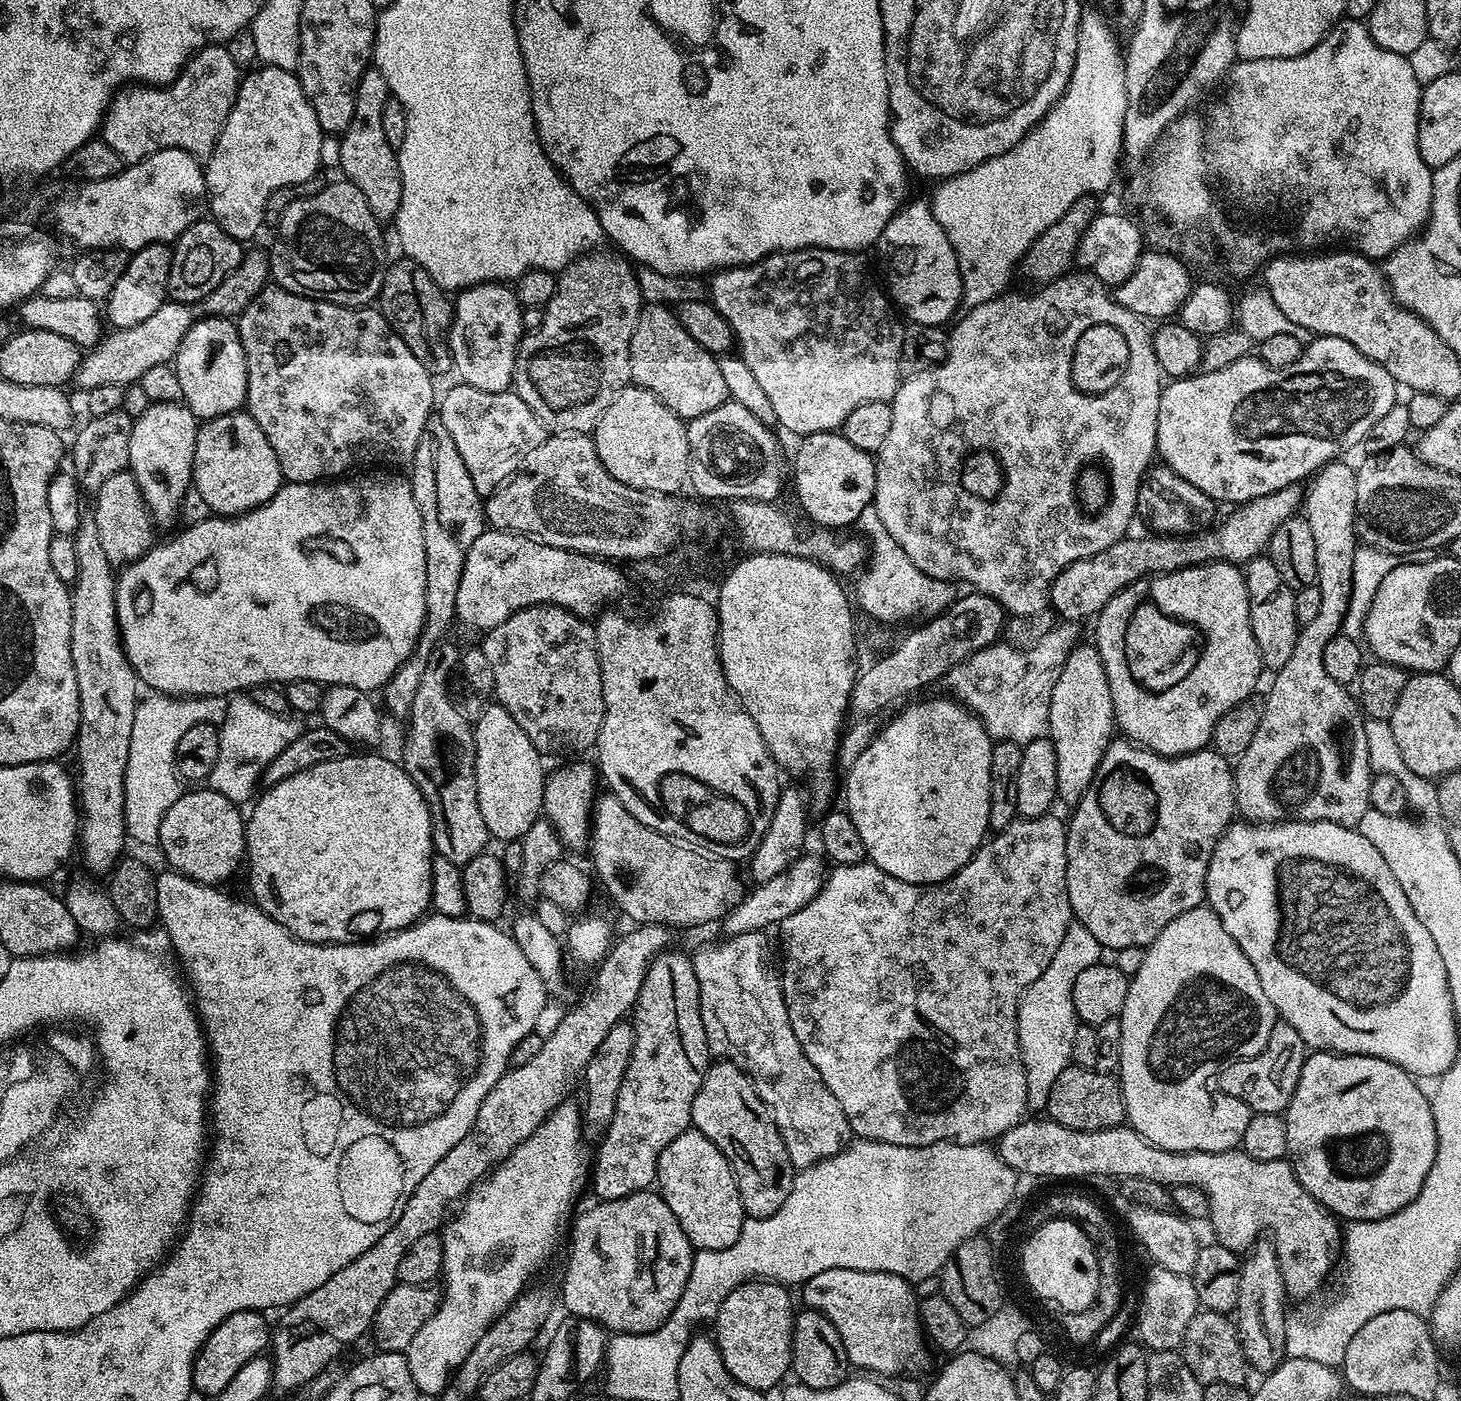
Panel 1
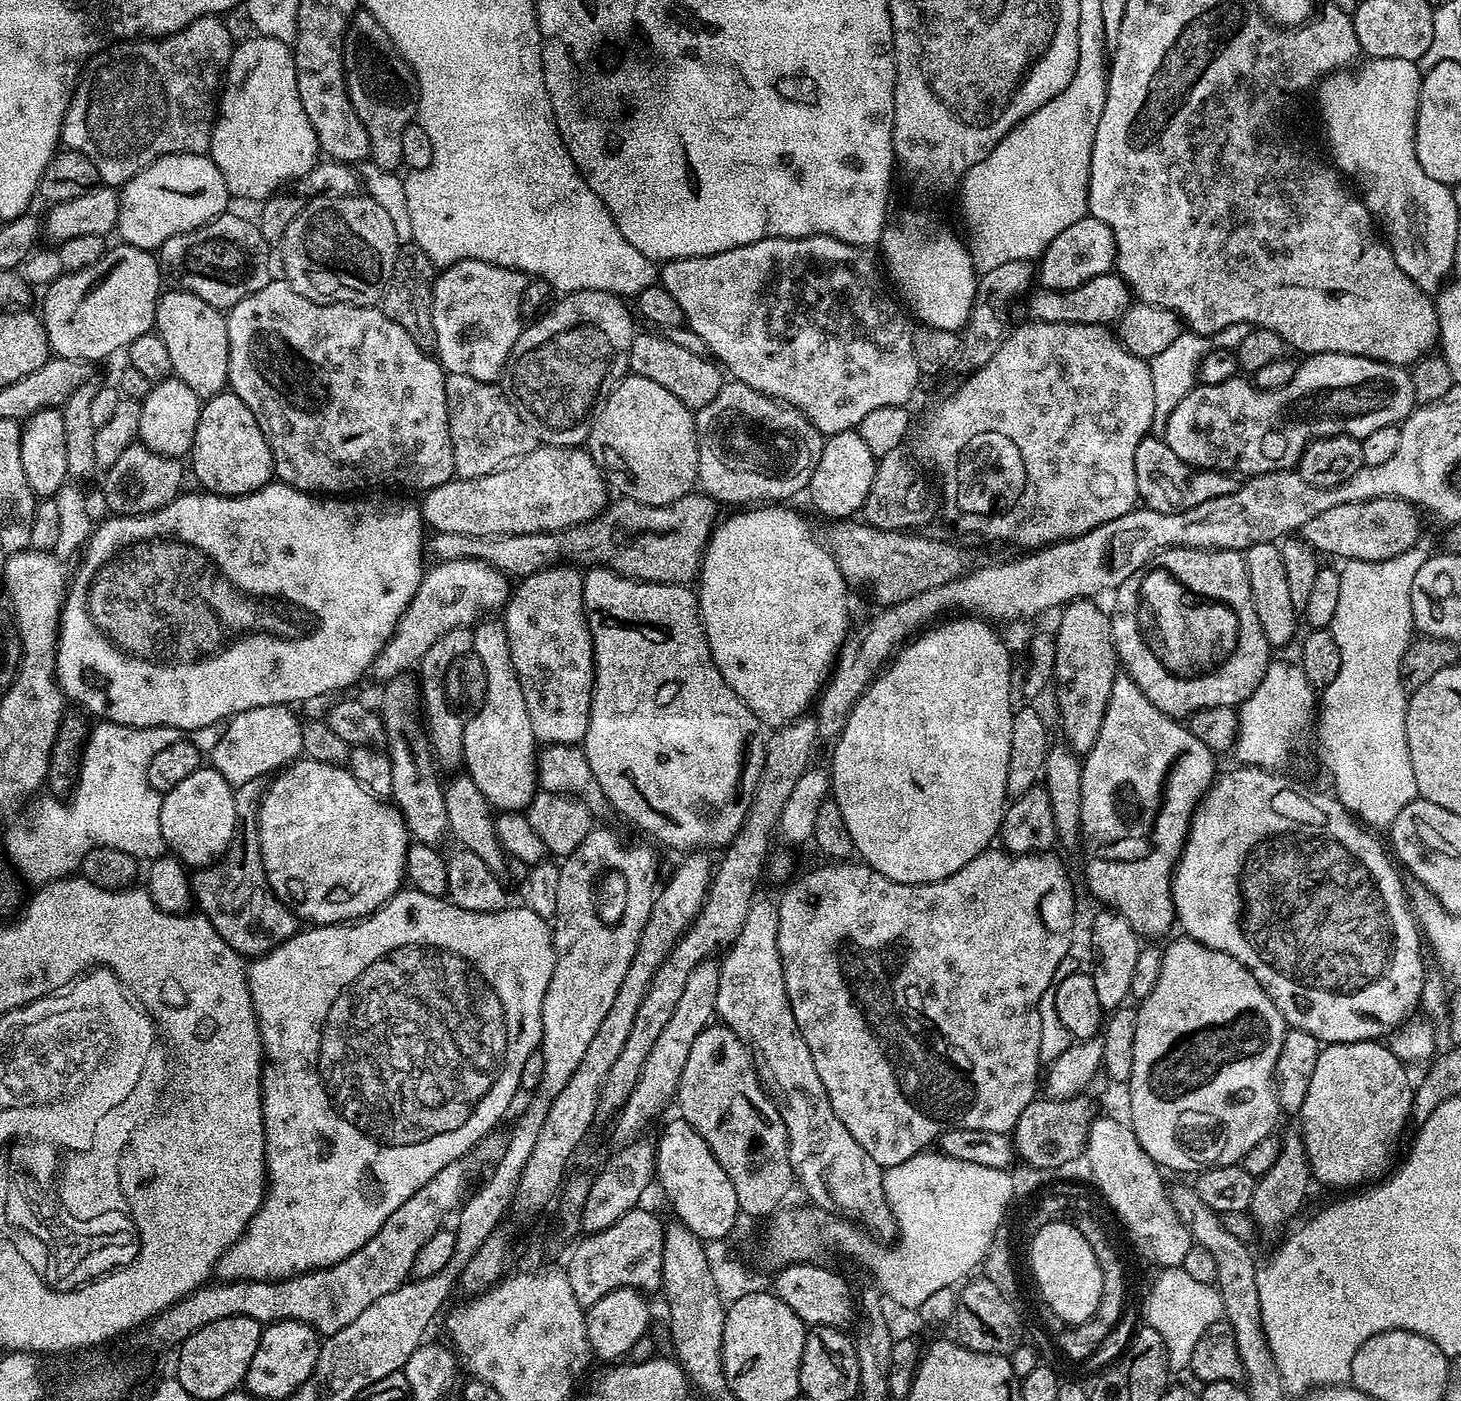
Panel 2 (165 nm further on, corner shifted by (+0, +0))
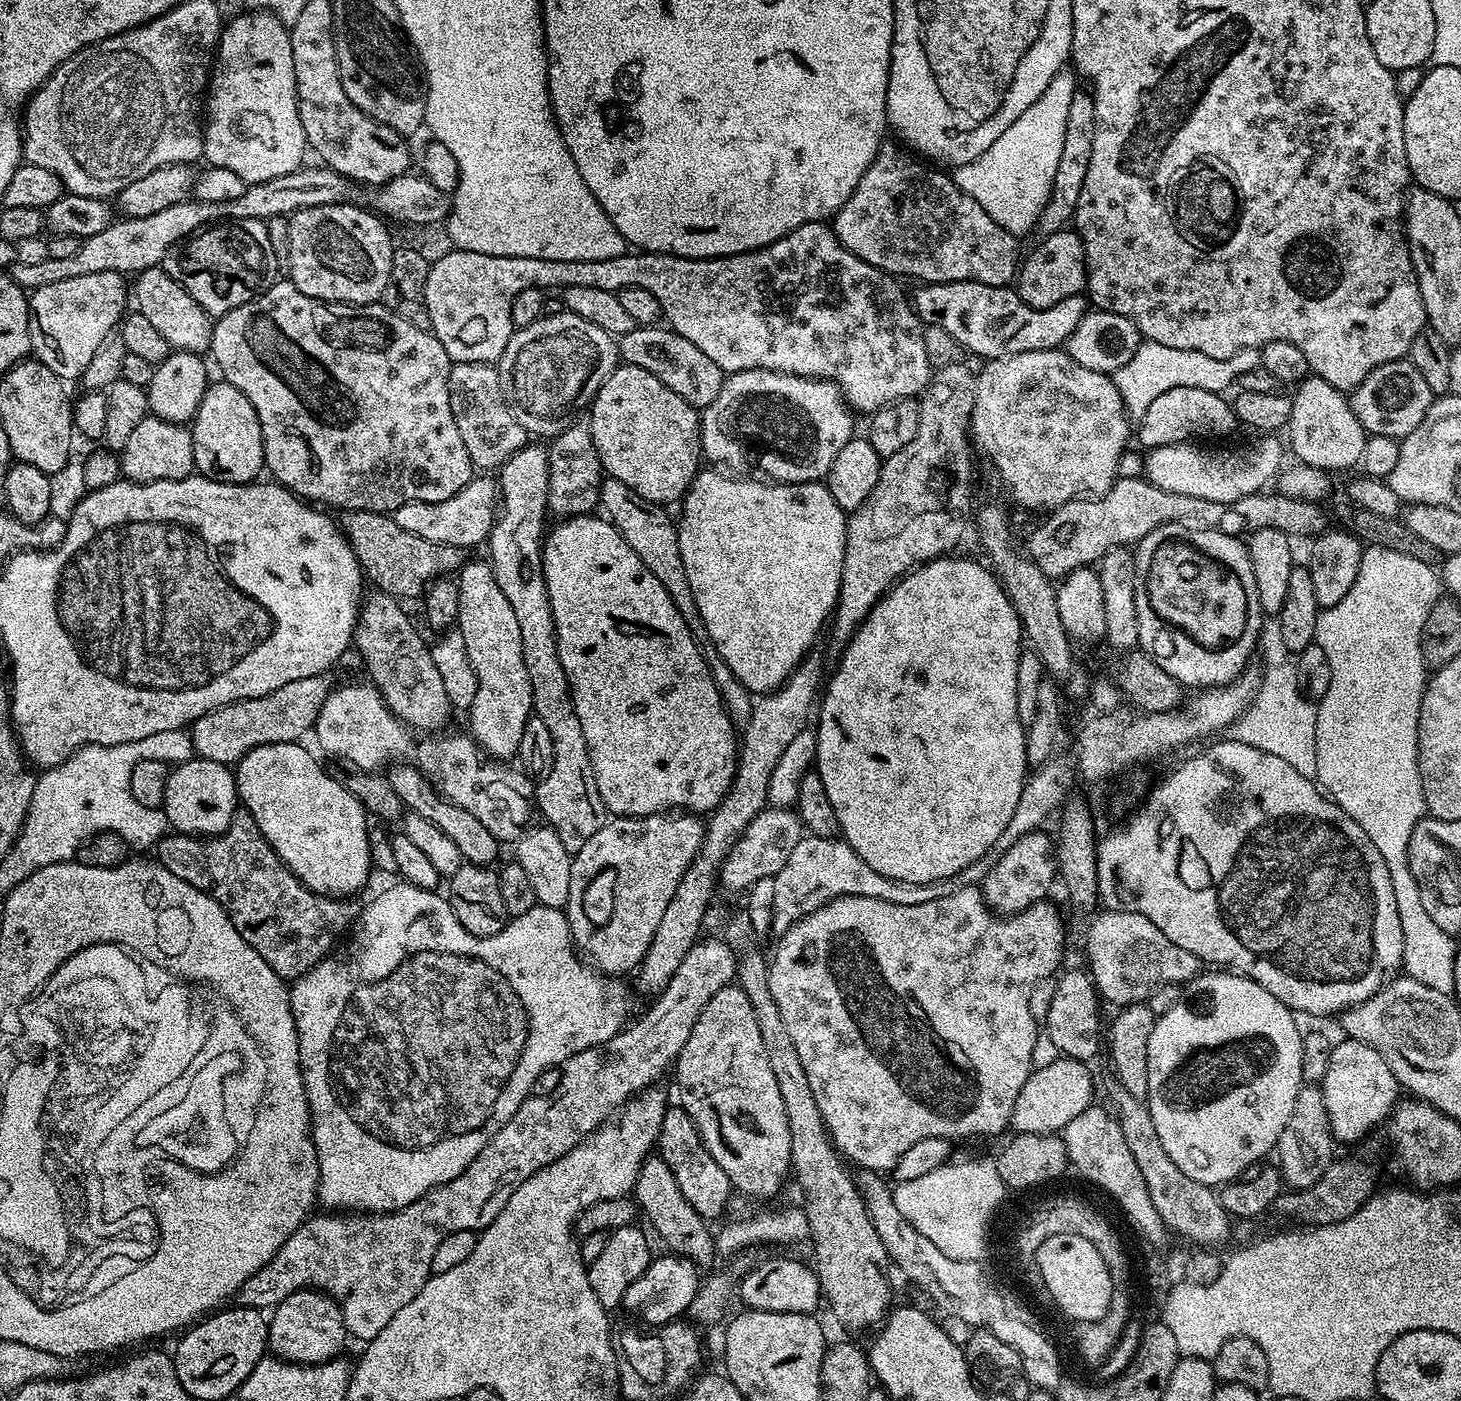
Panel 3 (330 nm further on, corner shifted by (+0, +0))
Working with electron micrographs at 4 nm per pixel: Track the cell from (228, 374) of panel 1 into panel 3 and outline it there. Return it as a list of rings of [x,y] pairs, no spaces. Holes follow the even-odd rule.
[[[157,266],[148,268],[135,277],[134,284],[134,304],[142,314],[146,314],[148,319],[156,329],[162,330],[162,338],[173,349],[182,352],[207,353],[212,346],[212,325],[213,317],[209,316],[194,298],[181,284],[174,282],[170,274],[164,272],[163,267]]]

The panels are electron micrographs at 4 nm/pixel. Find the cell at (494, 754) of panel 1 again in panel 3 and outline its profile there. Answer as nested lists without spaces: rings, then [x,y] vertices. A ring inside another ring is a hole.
[[[469,559],[458,573],[458,583],[460,605],[456,624],[478,678],[478,694],[474,694],[474,702],[467,709],[467,731],[480,745],[481,752],[491,759],[508,762],[515,757],[522,730],[526,730],[526,722],[534,712],[518,618],[514,618],[514,609],[506,602],[506,594],[502,594],[487,559]]]

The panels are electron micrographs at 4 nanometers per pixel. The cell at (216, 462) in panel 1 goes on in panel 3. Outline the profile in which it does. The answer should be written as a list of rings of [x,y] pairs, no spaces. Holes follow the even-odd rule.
[[[209,383],[206,394],[196,411],[196,417],[190,421],[194,442],[195,471],[208,480],[217,480],[223,484],[250,484],[259,477],[256,476],[259,472],[265,471],[262,426],[258,422],[258,414],[254,406],[250,406],[250,398],[246,398],[246,394],[242,394],[242,390],[238,390],[232,384],[219,383]]]

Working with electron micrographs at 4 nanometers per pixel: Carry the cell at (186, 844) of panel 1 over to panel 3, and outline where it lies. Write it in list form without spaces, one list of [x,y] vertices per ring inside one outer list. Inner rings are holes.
[[[199,758],[177,763],[168,773],[162,810],[166,814],[169,825],[177,833],[189,838],[204,838],[200,836],[215,838],[219,836],[221,832],[228,829],[233,814],[238,810],[236,778],[233,769],[227,764],[219,764],[218,762],[210,762],[209,760],[201,760]]]

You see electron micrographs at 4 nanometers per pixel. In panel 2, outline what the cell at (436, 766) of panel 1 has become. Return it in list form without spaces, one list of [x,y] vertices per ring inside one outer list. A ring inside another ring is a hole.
[[[461,626],[454,630],[446,630],[422,654],[418,665],[420,671],[420,680],[418,676],[418,696],[422,701],[422,718],[426,723],[426,736],[430,743],[431,751],[435,759],[441,765],[448,768],[459,769],[464,762],[464,725],[465,721],[460,720],[460,716],[454,709],[448,708],[448,696],[444,693],[444,675],[453,671],[456,661],[472,652],[472,628]],[[425,714],[425,716],[424,716]],[[444,763],[444,764],[443,764]]]

